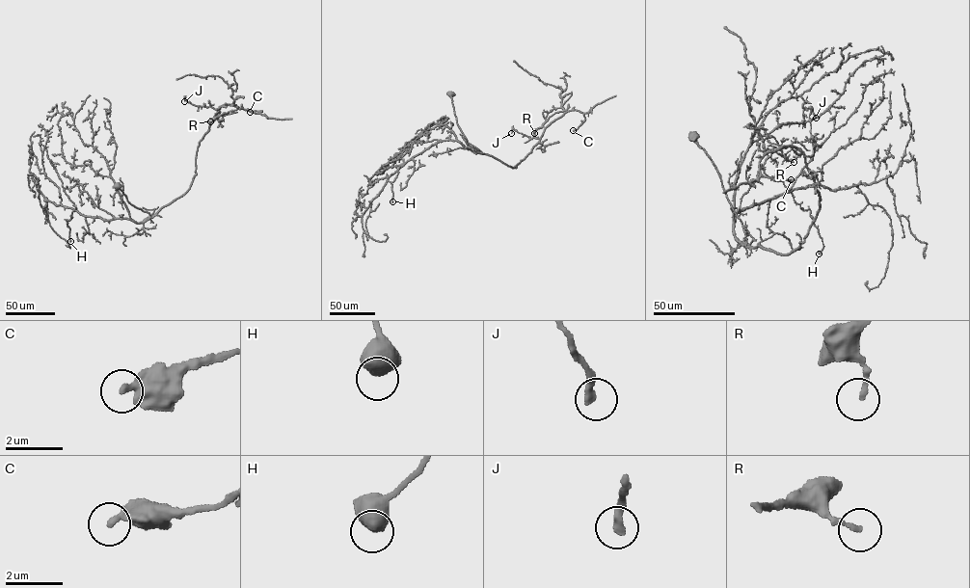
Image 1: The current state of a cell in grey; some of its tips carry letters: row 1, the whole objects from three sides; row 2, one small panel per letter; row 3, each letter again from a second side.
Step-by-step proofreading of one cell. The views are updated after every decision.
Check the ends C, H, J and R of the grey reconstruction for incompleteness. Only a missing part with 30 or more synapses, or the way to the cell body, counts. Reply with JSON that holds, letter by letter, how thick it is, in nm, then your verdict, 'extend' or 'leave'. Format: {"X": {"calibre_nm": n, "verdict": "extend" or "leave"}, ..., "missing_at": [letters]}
{"C": {"calibre_nm": 300, "verdict": "leave"}, "H": {"calibre_nm": 600, "verdict": "leave"}, "J": {"calibre_nm": 240, "verdict": "leave"}, "R": {"calibre_nm": 160, "verdict": "leave"}, "missing_at": []}

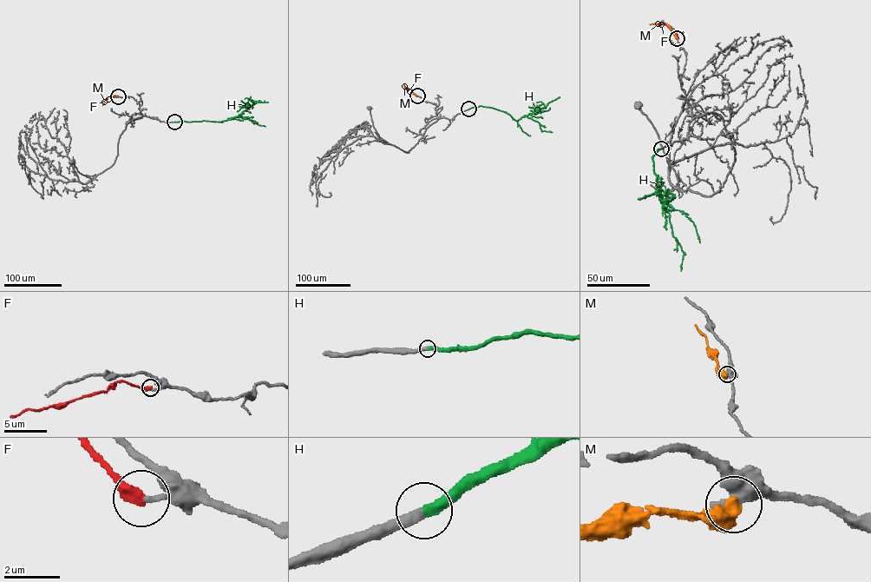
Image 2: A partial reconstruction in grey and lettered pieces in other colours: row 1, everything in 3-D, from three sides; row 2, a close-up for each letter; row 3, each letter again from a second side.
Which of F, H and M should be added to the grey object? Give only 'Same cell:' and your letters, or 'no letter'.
Same cell: H

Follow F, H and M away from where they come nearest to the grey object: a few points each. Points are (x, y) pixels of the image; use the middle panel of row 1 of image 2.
F: (416, 96), (405, 89)
H: (468, 109), (480, 106), (493, 108), (517, 120), (545, 108), (559, 96)
M: (417, 95), (403, 85)

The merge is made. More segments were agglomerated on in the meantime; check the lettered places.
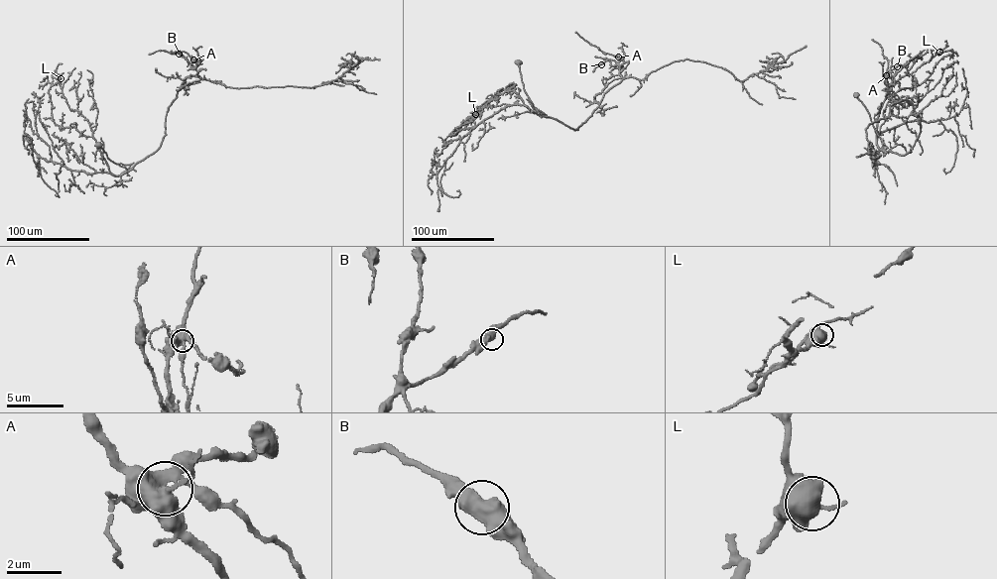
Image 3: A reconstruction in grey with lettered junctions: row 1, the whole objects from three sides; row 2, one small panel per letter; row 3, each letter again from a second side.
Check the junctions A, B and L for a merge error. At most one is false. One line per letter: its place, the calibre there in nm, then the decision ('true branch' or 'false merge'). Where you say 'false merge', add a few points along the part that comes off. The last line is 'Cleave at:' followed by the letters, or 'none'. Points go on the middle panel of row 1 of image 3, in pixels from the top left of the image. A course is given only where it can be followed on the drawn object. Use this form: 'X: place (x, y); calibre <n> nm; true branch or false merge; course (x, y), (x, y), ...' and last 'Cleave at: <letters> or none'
A: place (618, 57); calibre 400 nm; true branch
B: place (601, 64); calibre 550 nm; true branch
L: place (475, 114); calibre 500 nm; true branch
Cleave at: none

